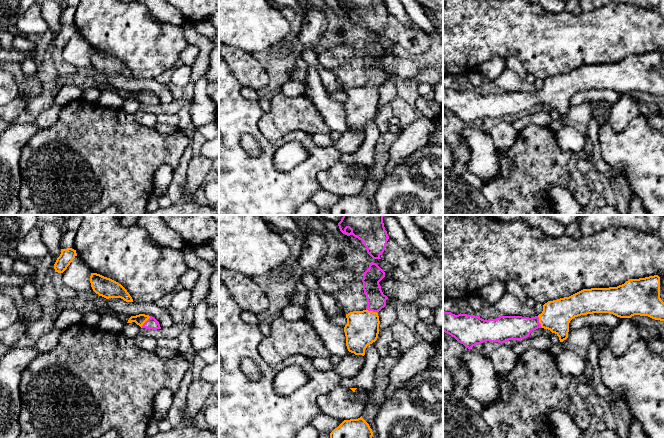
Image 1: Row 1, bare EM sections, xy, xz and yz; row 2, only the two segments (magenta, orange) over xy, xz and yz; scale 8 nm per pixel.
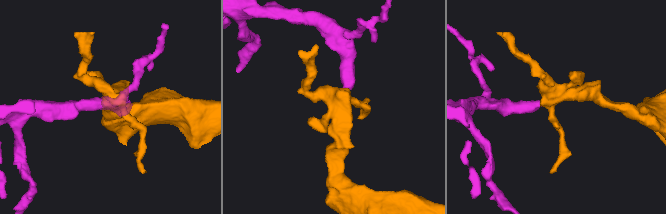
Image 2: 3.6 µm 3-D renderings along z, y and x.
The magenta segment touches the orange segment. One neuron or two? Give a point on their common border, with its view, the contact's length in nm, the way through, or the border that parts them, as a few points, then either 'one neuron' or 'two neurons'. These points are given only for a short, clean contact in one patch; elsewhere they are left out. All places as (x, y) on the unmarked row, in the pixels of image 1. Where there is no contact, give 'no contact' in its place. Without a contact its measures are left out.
meets magenta in xy at (145, 98); contact 120 nm long; runs through xy (151, 99), (145, 98), (140, 95); one neuron

